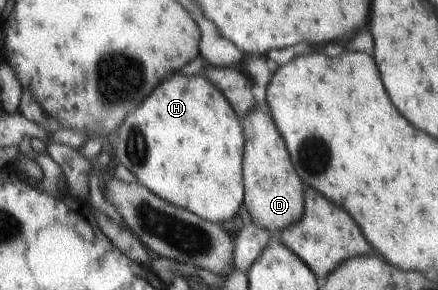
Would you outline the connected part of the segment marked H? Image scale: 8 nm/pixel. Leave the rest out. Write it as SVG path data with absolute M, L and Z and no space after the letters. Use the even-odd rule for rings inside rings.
M179 72L179 74L173 76L171 80L163 82L163 84L155 90L155 94L151 94L151 98L147 98L147 102L143 102L141 108L139 108L135 114L131 114L131 116L127 118L125 124L123 124L120 129L120 135L113 140L120 162L138 177L139 182L143 183L152 191L155 191L155 194L174 203L175 206L192 210L199 216L206 218L209 222L227 222L227 220L231 220L231 218L239 212L239 208L241 208L241 204L243 204L243 183L245 182L243 176L241 176L241 154L245 154L246 150L245 132L241 132L241 124L239 124L239 120L237 120L237 116L235 116L231 104L229 104L227 99L223 98L223 94L207 80L207 76L204 73L197 76L185 76L185 74Z

